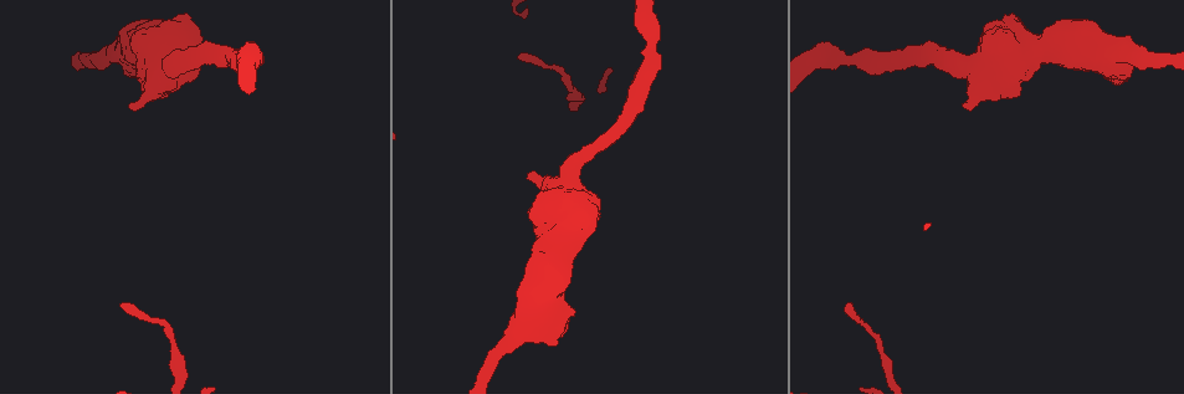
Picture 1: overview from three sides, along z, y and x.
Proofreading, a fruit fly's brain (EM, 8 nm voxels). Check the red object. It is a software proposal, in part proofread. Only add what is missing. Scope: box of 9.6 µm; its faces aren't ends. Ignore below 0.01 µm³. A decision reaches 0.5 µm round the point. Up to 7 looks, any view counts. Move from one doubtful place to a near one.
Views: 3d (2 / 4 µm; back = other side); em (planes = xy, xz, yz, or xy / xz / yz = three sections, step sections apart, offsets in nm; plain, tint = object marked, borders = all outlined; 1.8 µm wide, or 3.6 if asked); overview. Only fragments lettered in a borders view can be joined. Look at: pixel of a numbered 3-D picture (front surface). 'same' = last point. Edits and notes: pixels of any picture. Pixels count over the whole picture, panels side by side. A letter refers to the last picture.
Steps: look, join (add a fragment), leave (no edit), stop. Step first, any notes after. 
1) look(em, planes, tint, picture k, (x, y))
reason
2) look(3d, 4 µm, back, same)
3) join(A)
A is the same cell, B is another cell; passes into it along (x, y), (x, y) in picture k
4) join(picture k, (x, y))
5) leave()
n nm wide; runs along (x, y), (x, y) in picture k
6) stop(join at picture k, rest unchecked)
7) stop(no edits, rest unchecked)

look(em, 3.6 µm, planes, borders, picture 1, (518, 59))
free end

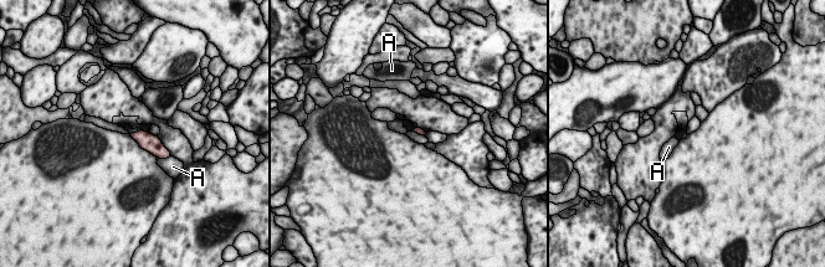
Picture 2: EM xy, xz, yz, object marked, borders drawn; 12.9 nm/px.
leave()
A is another cell; border along (157, 157), (164, 159) in picture 2; none of them fits

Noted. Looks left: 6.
look(em, 3.6 µm, planes, borders, picture 1, (132, 110))
free end

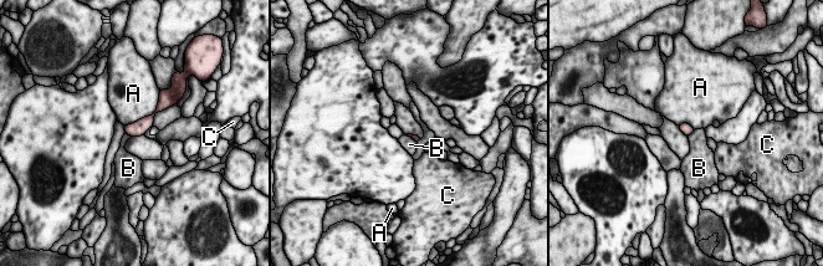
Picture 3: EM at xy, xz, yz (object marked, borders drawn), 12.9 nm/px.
leave()
A, B and C are other cells; no lettered fragment goes on from it

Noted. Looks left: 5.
look(3d, 4 µm, picture 1, (556, 341))
free end

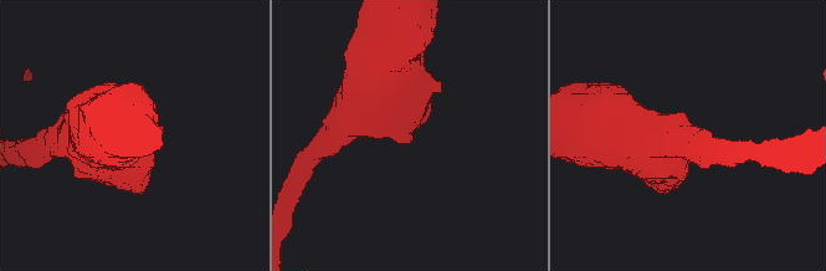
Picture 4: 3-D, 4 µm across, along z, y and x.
look(em, 3.6 µm, planes, borders, picture 4, (409, 135))
shape alone is not enough

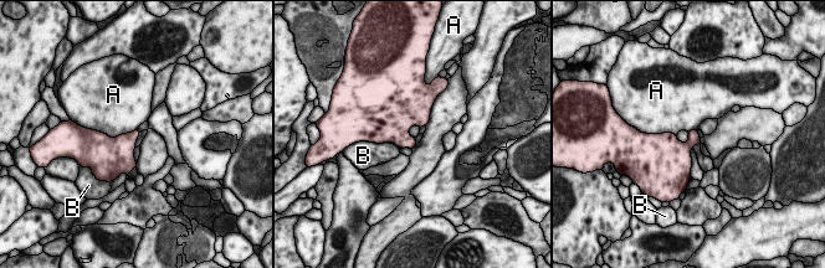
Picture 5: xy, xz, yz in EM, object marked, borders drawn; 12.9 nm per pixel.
leave()
A and B are other cells; border along (137, 128), (114, 137), (92, 130) in picture 5; no lettered fragment goes on from it

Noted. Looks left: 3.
stop(no edits, rest unchecked)

